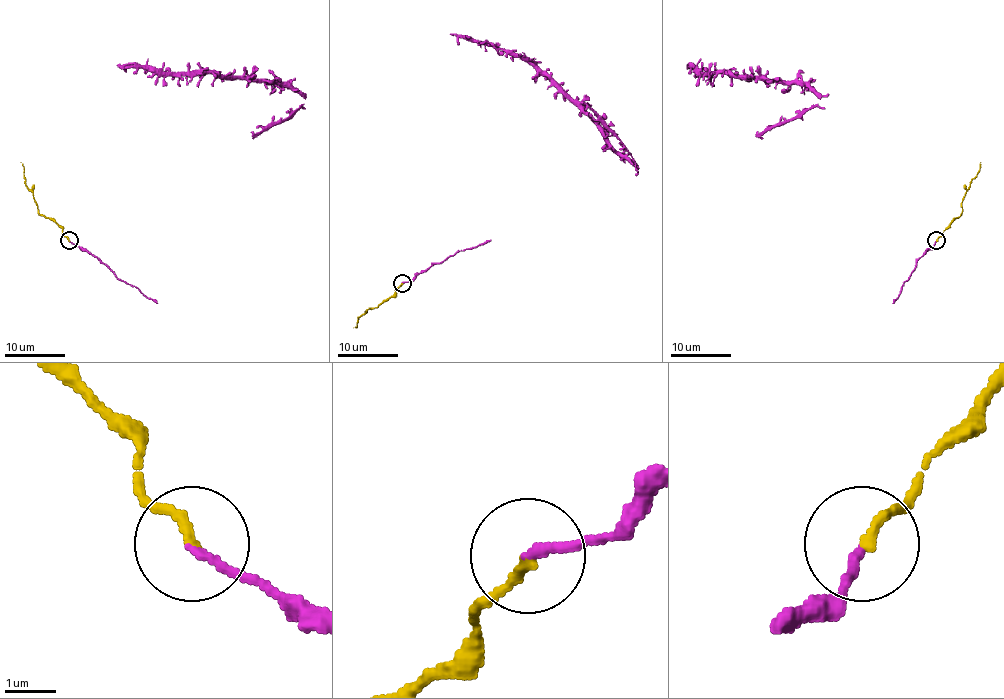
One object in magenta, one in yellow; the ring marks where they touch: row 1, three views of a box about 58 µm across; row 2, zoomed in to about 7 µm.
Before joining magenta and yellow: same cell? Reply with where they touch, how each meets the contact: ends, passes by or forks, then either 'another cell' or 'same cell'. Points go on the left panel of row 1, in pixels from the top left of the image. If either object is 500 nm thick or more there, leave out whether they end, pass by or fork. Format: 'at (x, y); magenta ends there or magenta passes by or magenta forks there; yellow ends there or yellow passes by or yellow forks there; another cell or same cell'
at (69, 240); magenta ends there; yellow ends there; same cell

